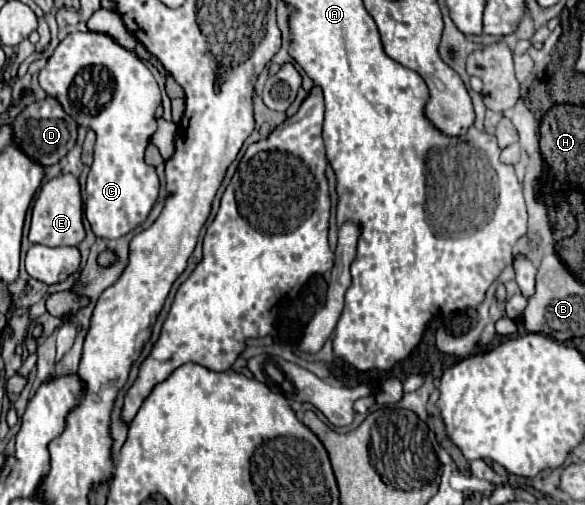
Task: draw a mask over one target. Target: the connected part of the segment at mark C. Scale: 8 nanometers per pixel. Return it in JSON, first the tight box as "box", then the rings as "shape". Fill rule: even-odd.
{"box":[39,31,161,239],"shape":[[[91,31],[71,33],[57,45],[45,69],[39,73],[39,85],[45,89],[47,95],[55,97],[79,125],[89,127],[97,133],[93,165],[89,169],[87,187],[85,187],[87,193],[85,217],[93,233],[105,239],[117,239],[129,233],[133,227],[137,227],[147,219],[159,193],[157,173],[151,165],[143,161],[143,153],[149,143],[149,137],[157,129],[155,111],[161,105],[161,93],[151,71],[139,61],[137,55],[117,45],[109,35],[91,33]]]}

